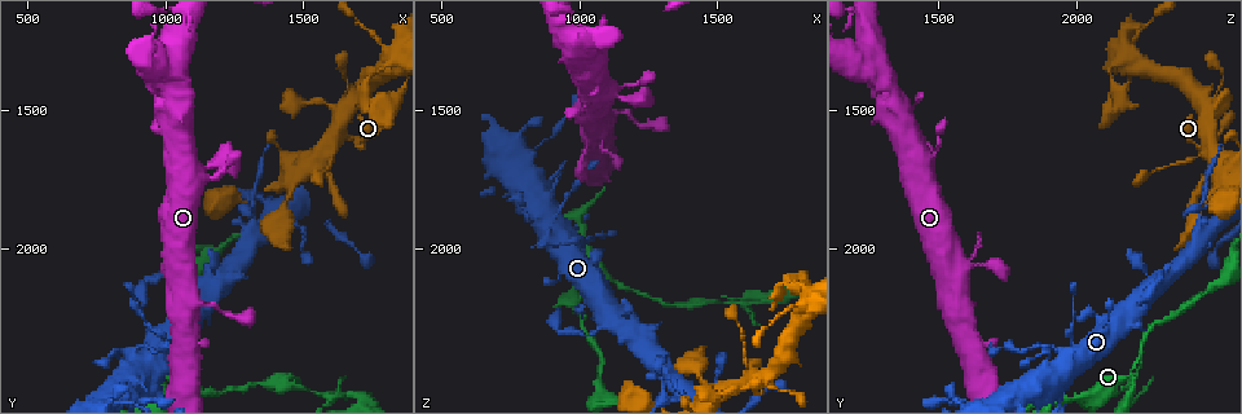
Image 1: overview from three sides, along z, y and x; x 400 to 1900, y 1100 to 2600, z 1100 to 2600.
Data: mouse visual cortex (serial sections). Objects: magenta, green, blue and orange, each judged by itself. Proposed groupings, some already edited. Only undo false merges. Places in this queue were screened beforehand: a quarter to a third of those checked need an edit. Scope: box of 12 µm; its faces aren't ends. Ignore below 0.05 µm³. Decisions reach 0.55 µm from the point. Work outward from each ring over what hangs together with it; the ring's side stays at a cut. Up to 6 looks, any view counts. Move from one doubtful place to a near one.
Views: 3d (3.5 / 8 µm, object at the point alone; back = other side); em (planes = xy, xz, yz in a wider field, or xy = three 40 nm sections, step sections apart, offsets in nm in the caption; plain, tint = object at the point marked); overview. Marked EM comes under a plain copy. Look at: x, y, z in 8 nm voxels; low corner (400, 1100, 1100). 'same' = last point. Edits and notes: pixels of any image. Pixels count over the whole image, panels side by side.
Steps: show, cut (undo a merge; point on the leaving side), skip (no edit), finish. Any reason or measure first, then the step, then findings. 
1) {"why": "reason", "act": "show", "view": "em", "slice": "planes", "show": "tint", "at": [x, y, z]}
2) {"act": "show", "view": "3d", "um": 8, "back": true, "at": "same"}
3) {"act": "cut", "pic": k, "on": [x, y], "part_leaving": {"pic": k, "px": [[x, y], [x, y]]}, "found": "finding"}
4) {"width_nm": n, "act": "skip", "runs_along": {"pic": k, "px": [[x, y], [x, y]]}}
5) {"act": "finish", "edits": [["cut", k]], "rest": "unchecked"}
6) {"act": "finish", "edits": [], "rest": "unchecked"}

{"why": "sharp bend", "act": "show", "view": "3d", "um": 3.5, "at": [1070, 2120, 2520]}

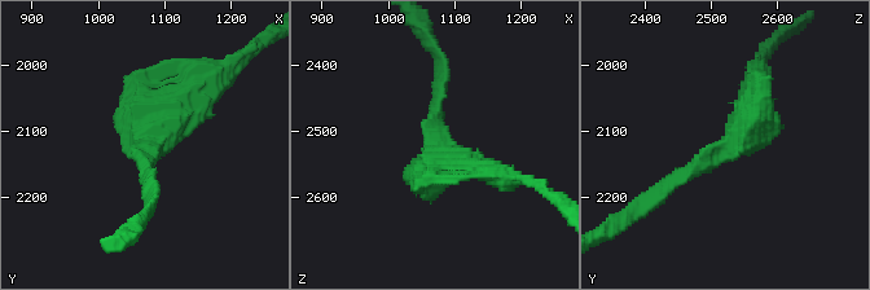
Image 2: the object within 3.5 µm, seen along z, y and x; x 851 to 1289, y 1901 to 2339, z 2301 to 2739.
{"arm_widths_nm": [150, 250, 300], "act": "skip", "runs_along": {"pic": 2, "px": [[657, 198], [743, 135], [750, 91]]}, "found": "one cell here"}

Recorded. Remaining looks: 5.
{"why": "four or more arms meet", "act": "show", "view": "3d", "um": 3.5, "at": [1630, 1580, 2480]}

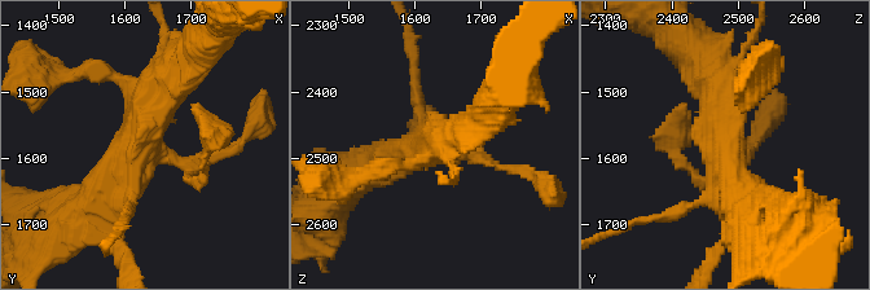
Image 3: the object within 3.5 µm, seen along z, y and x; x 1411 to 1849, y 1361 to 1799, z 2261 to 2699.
{"why": "shape alone is not enough", "act": "show", "view": "em", "slice": "xy", "step": 3, "show": "tint", "at": [1640, 1580, 2490]}

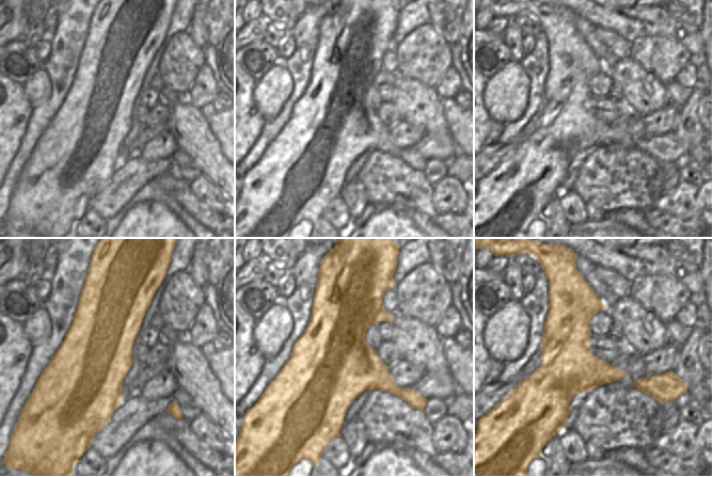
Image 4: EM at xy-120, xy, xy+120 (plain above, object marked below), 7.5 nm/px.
{"act": "show", "view": "em", "slice": "xy", "step": 2, "show": "tint", "at": "same"}

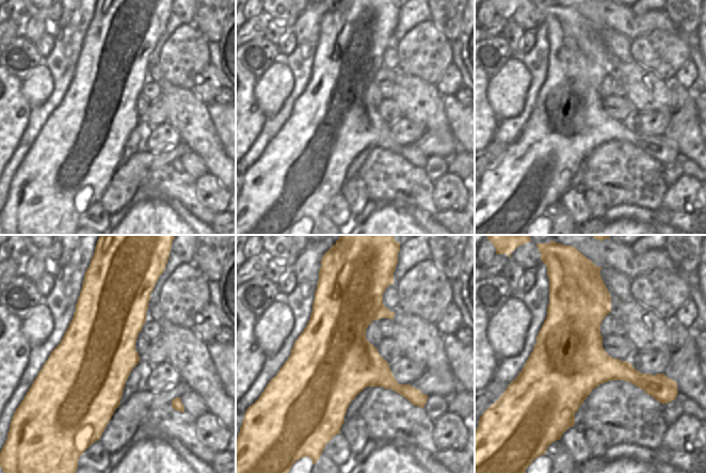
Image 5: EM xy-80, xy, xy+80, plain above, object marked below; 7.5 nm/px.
{"act": "skip", "runs_along": {"pic": 3, "px": [[202, 179], [143, 139], [175, 75]]}, "found": "one cell here"}

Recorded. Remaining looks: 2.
{"act": "finish", "edits": [], "rest": "unchecked"}

